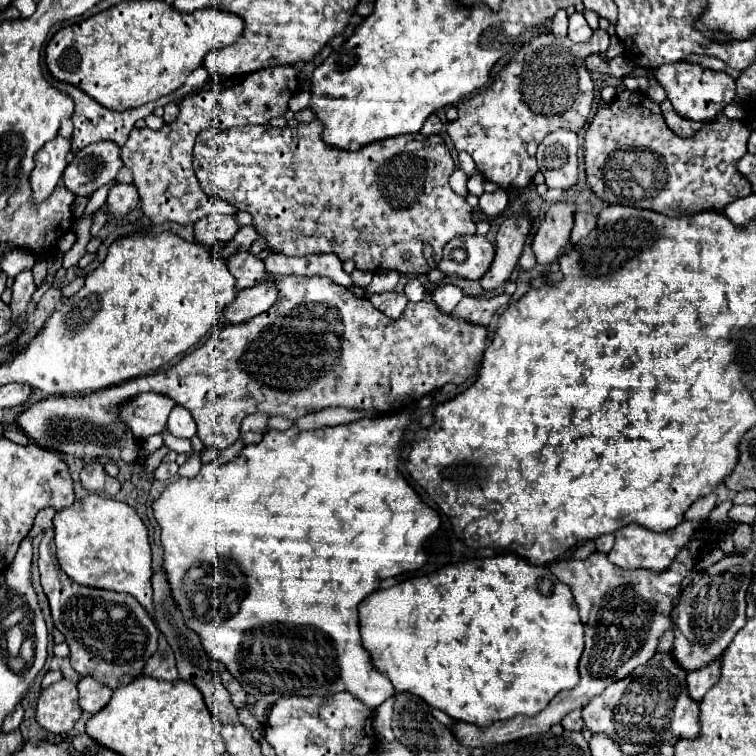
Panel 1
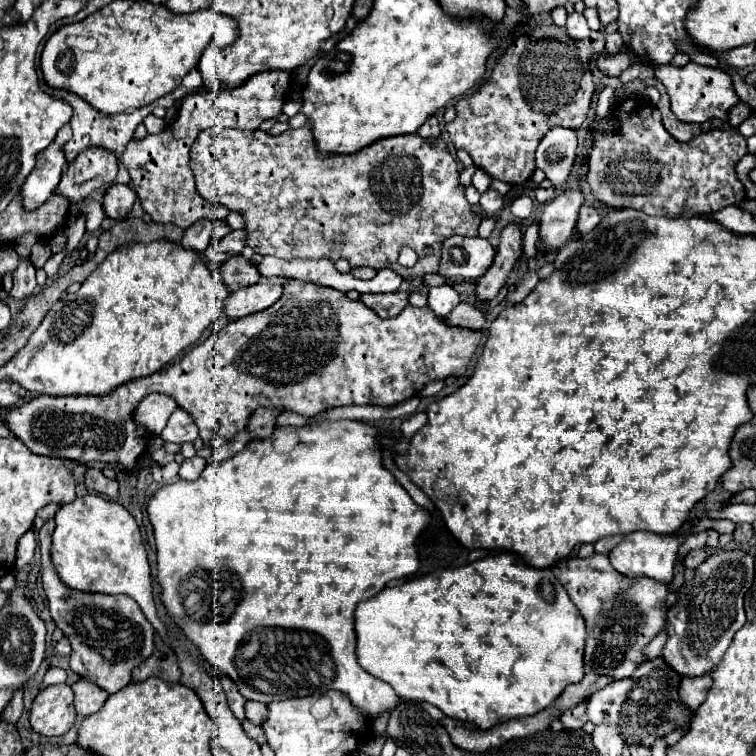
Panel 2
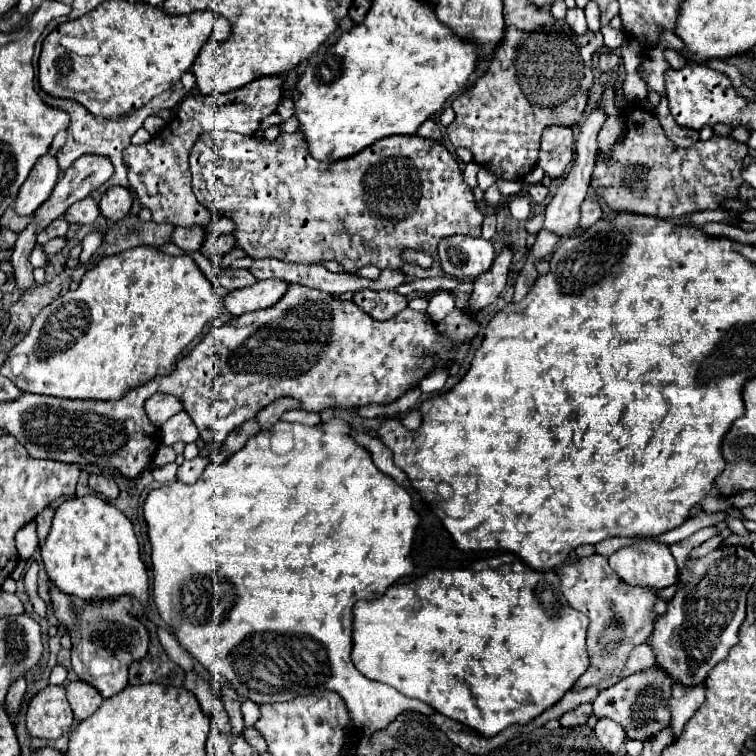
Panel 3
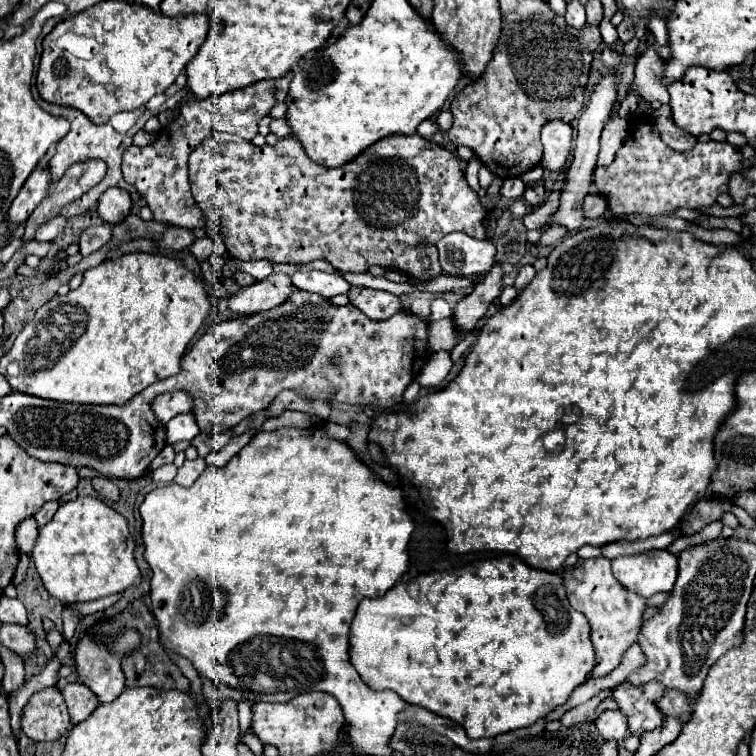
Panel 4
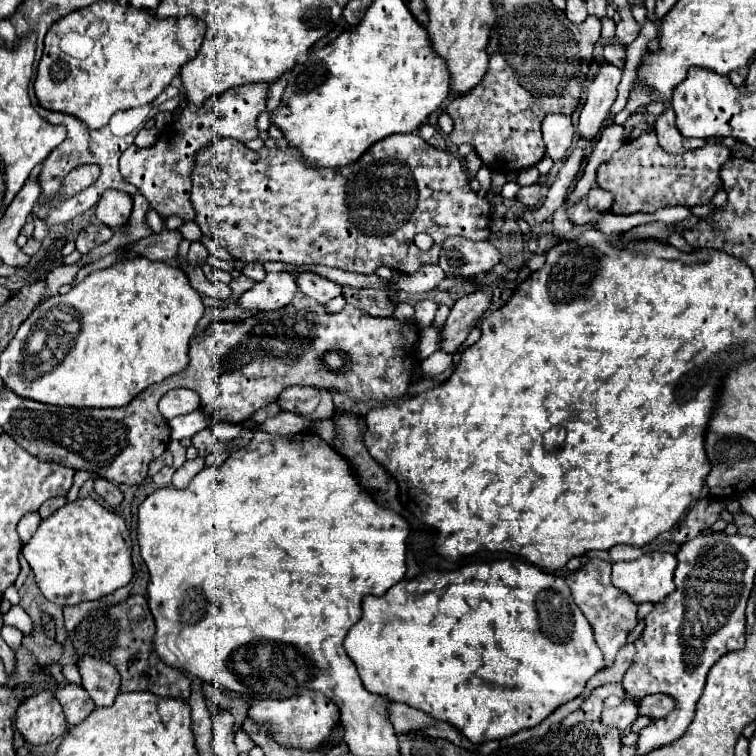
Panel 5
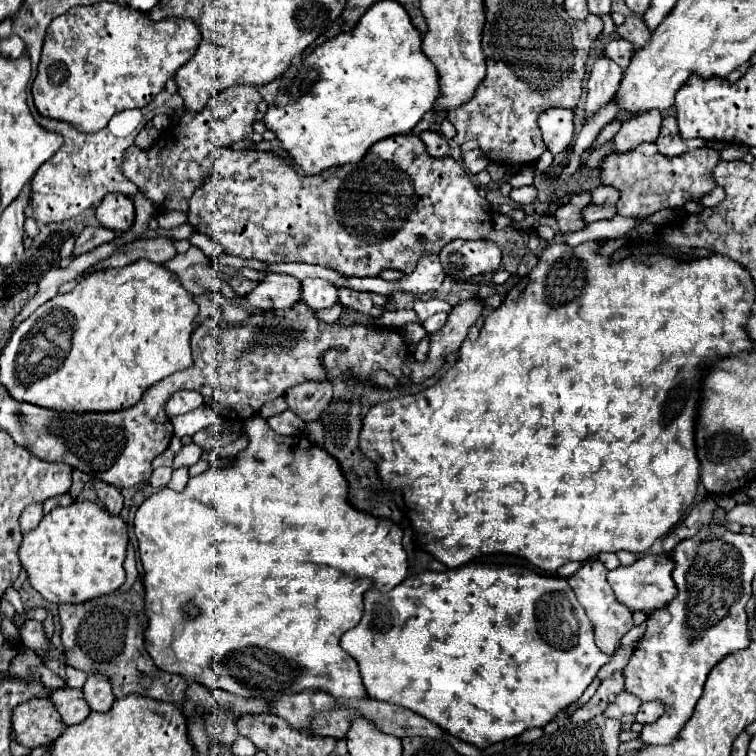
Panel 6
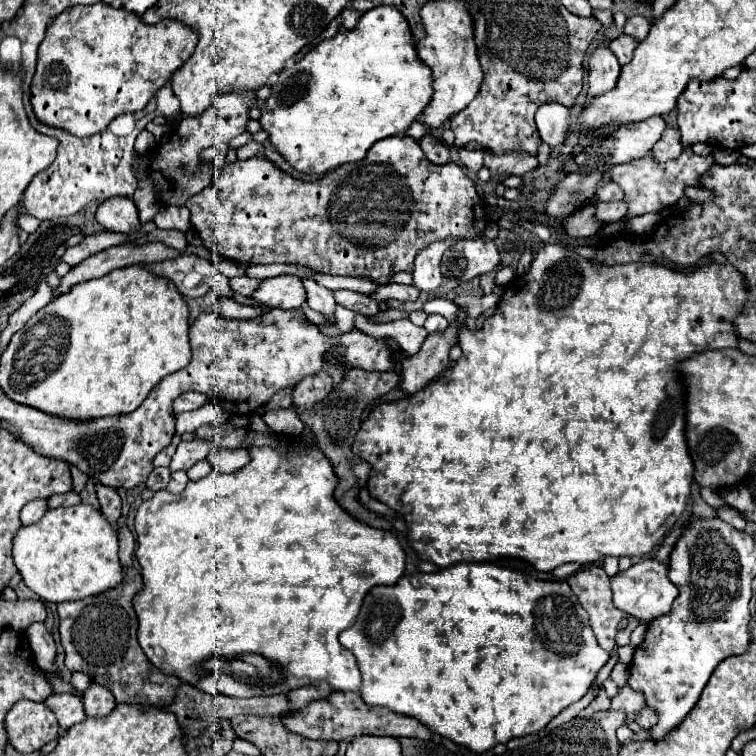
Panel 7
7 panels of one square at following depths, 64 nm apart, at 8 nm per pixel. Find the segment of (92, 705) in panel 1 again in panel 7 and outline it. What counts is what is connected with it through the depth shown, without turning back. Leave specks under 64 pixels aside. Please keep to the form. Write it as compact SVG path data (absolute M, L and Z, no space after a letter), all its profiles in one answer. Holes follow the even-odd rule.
M52 694L50 698L44 700L44 704L54 712L62 730L68 730L70 726L86 718L84 704L76 694Z

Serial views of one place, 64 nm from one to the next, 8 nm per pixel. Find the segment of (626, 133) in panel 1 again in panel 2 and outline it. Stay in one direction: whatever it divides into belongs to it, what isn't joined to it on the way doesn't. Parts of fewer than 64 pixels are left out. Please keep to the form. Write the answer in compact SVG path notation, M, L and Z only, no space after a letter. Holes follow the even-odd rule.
M628 98L622 106L614 110L614 120L618 130L604 136L596 130L592 154L590 154L590 172L588 184L596 200L610 208L632 208L646 212L650 216L672 216L672 218L692 218L722 210L732 204L740 204L746 194L744 186L736 176L736 164L742 156L748 154L746 138L738 134L738 130L724 124L724 130L714 128L712 132L700 134L690 144L676 142L662 126L662 118L656 106L646 102L644 98Z

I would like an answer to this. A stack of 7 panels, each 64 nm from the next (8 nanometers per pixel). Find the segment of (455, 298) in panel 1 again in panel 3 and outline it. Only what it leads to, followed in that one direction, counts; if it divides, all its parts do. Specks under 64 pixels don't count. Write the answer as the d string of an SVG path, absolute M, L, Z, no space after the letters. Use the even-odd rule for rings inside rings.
M440 290L440 292L436 292L436 294L432 294L430 296L430 306L428 306L428 316L434 320L434 322L440 322L444 316L448 316L450 312L454 310L454 298L448 294L448 292L444 292L444 290Z

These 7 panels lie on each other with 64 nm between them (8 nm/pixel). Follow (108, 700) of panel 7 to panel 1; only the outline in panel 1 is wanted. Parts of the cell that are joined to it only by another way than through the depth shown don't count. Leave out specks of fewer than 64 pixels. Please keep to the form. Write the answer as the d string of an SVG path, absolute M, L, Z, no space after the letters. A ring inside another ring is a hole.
M46 528L42 542L40 542L40 556L38 556L38 566L40 566L40 578L42 578L42 590L48 596L54 626L66 636L66 642L70 646L70 664L80 676L94 676L96 682L116 690L134 678L140 676L144 664L148 658L156 652L158 646L158 630L152 622L152 618L146 614L146 610L136 602L134 596L130 594L118 594L110 590L98 590L98 588L86 588L80 586L64 572L60 572L60 566L56 562L56 550L54 550L54 528Z

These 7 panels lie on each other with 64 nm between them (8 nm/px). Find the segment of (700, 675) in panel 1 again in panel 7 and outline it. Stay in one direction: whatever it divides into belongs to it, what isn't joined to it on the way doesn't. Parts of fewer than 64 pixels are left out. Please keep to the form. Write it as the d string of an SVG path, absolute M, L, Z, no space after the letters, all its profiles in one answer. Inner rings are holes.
M642 708L638 714L636 714L636 722L644 728L644 730L648 730L648 728L652 728L652 724L656 724L656 712L652 710L652 708Z

